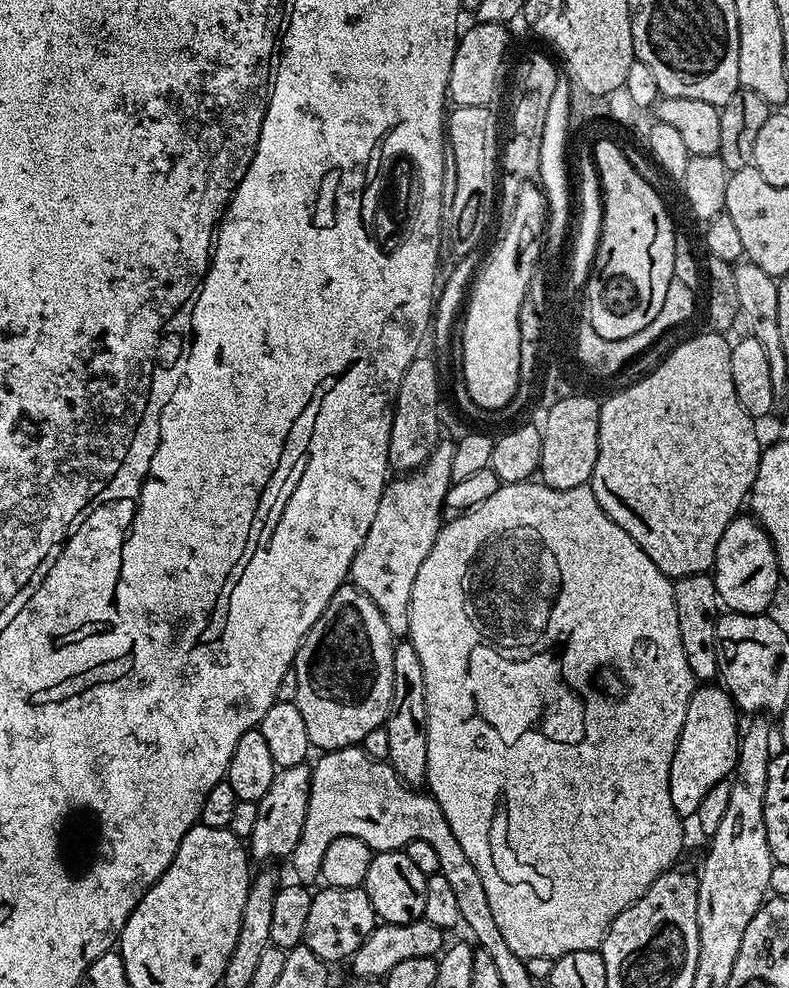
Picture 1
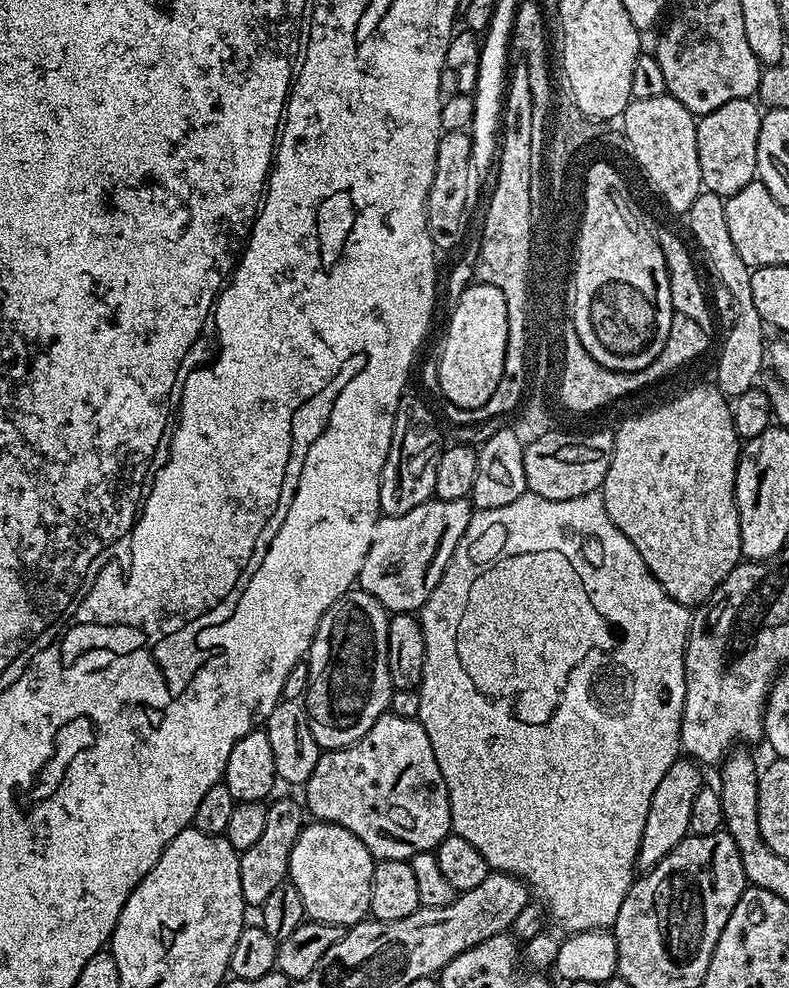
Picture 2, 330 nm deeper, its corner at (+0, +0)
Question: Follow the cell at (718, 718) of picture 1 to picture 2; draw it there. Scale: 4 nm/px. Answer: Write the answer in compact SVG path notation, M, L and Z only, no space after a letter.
M678 758L666 770L662 782L654 789L654 798L650 798L650 814L646 814L646 827L642 830L642 842L636 859L637 869L647 870L658 866L678 842L682 842L689 835L690 810L698 790L705 787L706 780L701 765L691 758Z

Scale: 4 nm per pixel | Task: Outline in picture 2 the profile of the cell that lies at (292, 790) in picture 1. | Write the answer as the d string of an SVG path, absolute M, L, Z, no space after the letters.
M284 796L281 800L275 800L273 799L268 804L266 826L263 828L258 842L254 842L254 846L250 846L250 850L240 853L242 898L245 905L248 906L264 905L266 898L270 898L273 890L278 890L278 886L288 880L290 850L294 850L294 842L298 842L298 834L306 823L306 812L299 799L296 801Z

